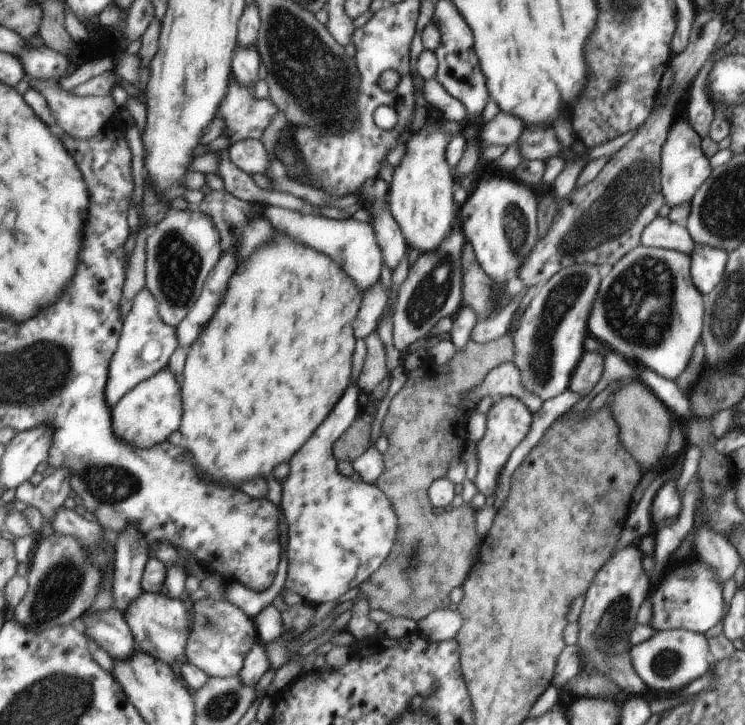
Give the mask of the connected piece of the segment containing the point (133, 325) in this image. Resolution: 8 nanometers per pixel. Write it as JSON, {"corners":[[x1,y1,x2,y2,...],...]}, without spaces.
{"corners":[[146,286,145,289,139,291,132,309,124,318,124,330,120,336,120,344,110,365,109,390,105,390,107,392,105,396,109,398,109,406,117,406,117,402,128,392,167,367,179,344,176,327,163,320,159,312,158,300]]}

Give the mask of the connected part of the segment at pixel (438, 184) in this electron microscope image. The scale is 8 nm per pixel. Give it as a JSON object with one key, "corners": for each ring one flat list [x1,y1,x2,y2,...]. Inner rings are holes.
{"corners":[[428,113,421,128,403,142,403,156,393,169,386,196,388,211,399,225,407,248,417,248,421,253,433,250,455,224,453,180,446,161,451,136,438,125,441,120,439,114]]}

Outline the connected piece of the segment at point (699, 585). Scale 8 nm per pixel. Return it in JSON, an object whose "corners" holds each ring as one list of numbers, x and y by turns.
{"corners":[[697,554,686,561,673,562,650,592,651,617,648,625,655,631,683,629,704,633,713,628,721,618,722,587,714,570,706,565]]}

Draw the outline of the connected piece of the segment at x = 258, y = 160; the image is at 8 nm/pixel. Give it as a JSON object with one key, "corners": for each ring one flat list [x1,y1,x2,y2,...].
{"corners":[[259,139,237,141,229,145,230,159,247,174,266,174,268,152]]}

